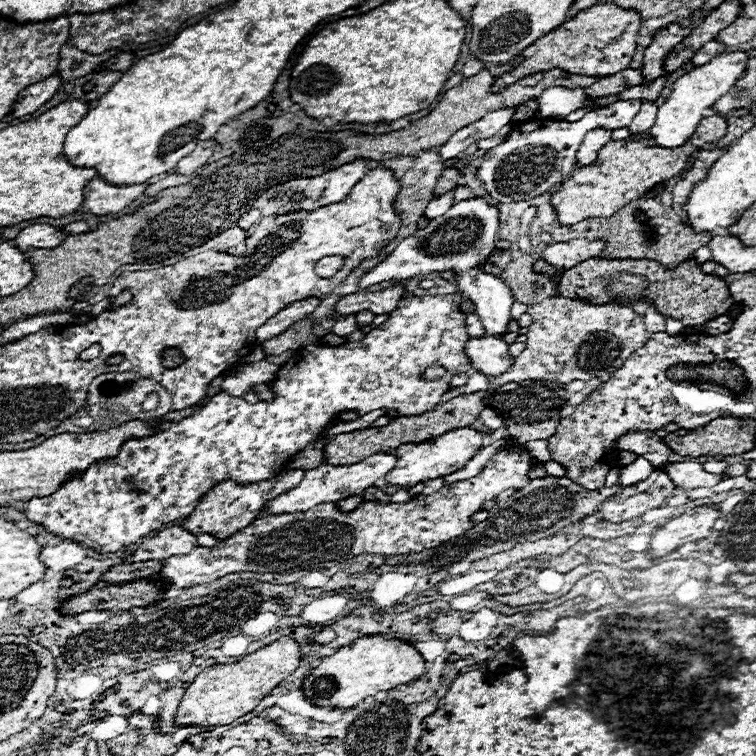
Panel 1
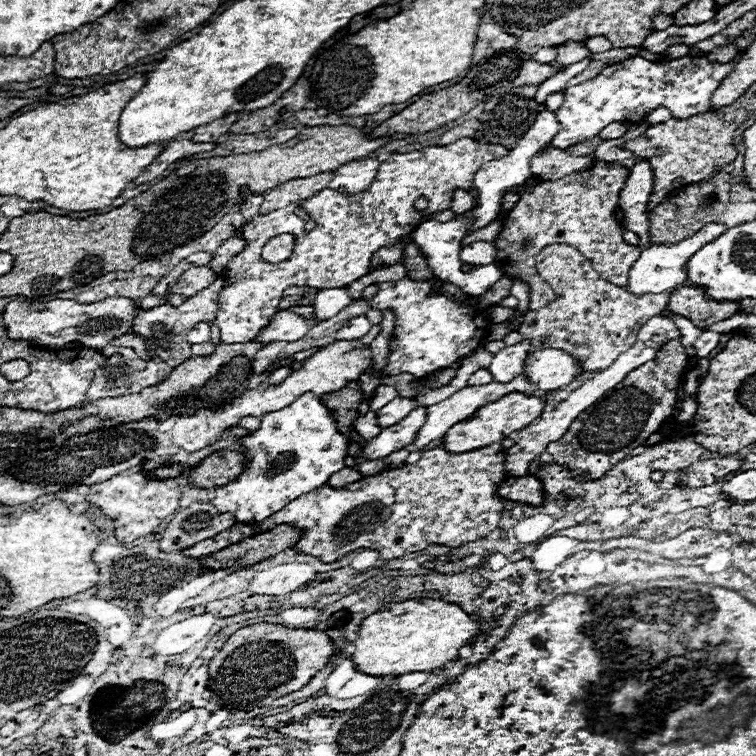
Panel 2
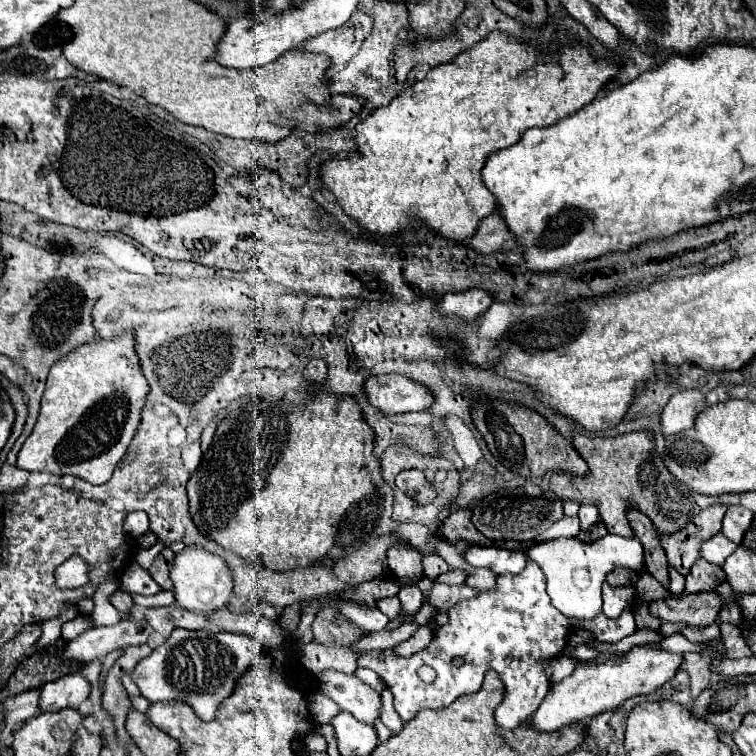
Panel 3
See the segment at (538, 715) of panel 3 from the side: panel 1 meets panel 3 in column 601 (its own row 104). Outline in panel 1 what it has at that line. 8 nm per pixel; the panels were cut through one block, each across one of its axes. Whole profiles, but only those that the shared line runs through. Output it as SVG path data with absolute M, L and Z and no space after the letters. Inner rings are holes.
M730 52L730 54L720 54L720 56L712 58L708 64L696 66L688 74L680 76L674 82L672 94L658 108L656 124L650 128L650 134L652 134L654 142L658 146L664 146L664 148L678 148L678 146L686 144L688 138L696 132L696 128L698 128L700 120L704 118L706 110L710 106L714 106L714 102L720 96L730 92L730 88L736 84L736 80L742 78L742 74L746 72L746 64L748 64L748 54L746 52Z

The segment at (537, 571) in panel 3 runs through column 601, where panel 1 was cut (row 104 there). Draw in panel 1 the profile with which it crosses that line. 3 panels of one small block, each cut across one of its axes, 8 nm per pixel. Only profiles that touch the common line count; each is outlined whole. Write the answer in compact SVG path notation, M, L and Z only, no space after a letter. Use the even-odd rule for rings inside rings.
M618 100L610 108L592 110L576 122L566 120L530 120L516 126L504 144L498 144L488 154L484 154L478 166L478 178L484 182L488 194L498 202L520 202L532 200L548 192L554 184L562 184L576 168L576 152L592 128L604 126L610 130L628 128L634 114L640 110L640 100Z

